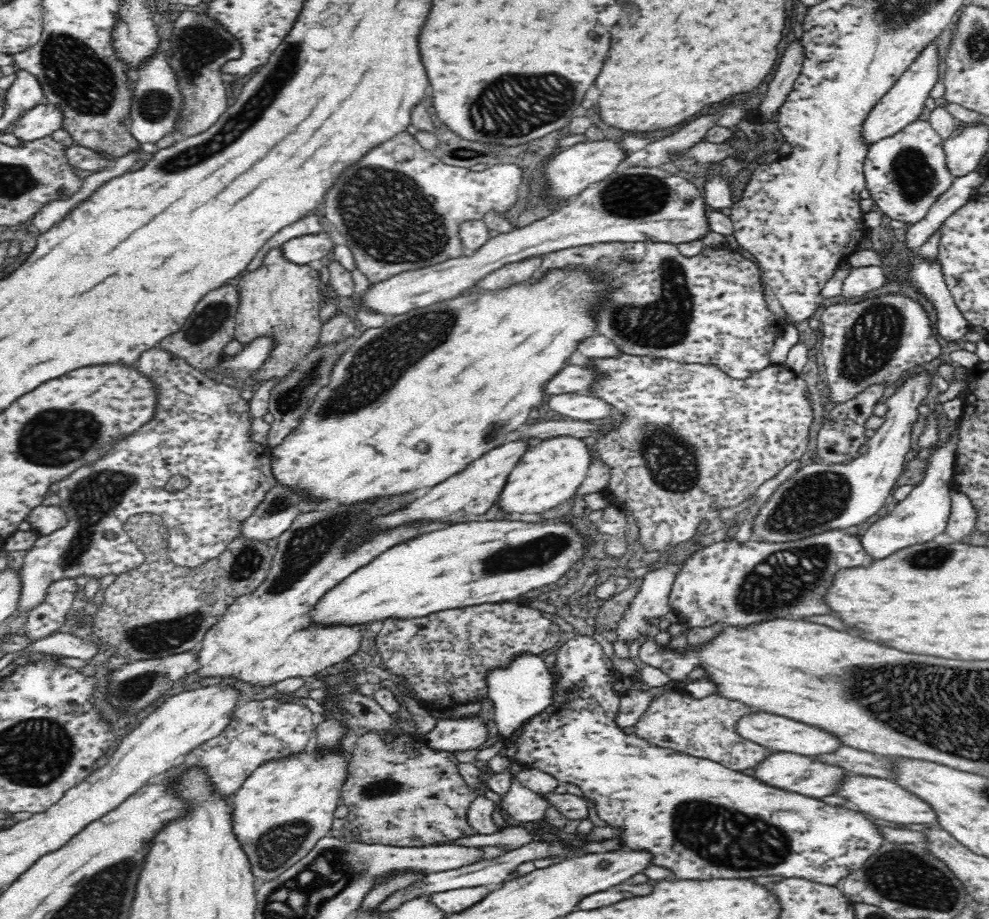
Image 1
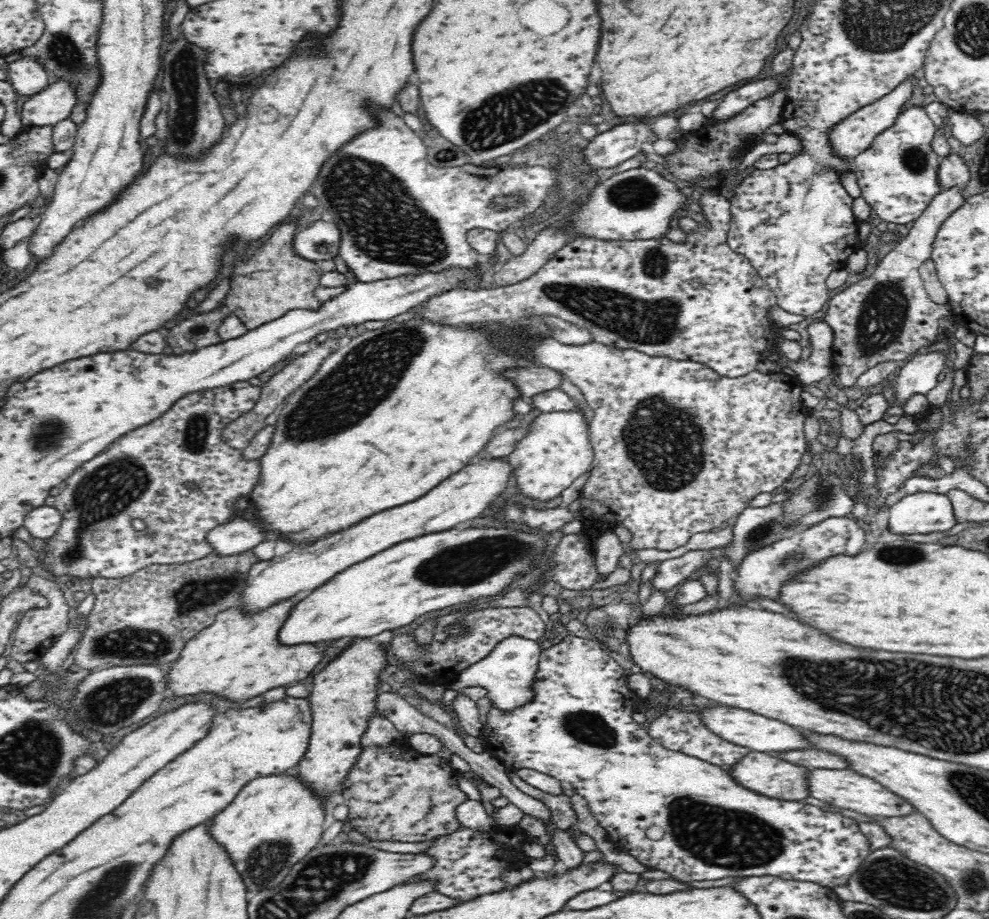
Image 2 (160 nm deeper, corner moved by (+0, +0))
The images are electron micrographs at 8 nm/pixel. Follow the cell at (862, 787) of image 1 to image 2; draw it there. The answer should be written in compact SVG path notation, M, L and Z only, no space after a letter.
M814 768L810 770L810 796L826 804L840 808L855 810L866 816L886 818L904 818L916 814L917 810L906 797L898 795L878 783L872 777L862 775L854 770L828 770L827 768Z

